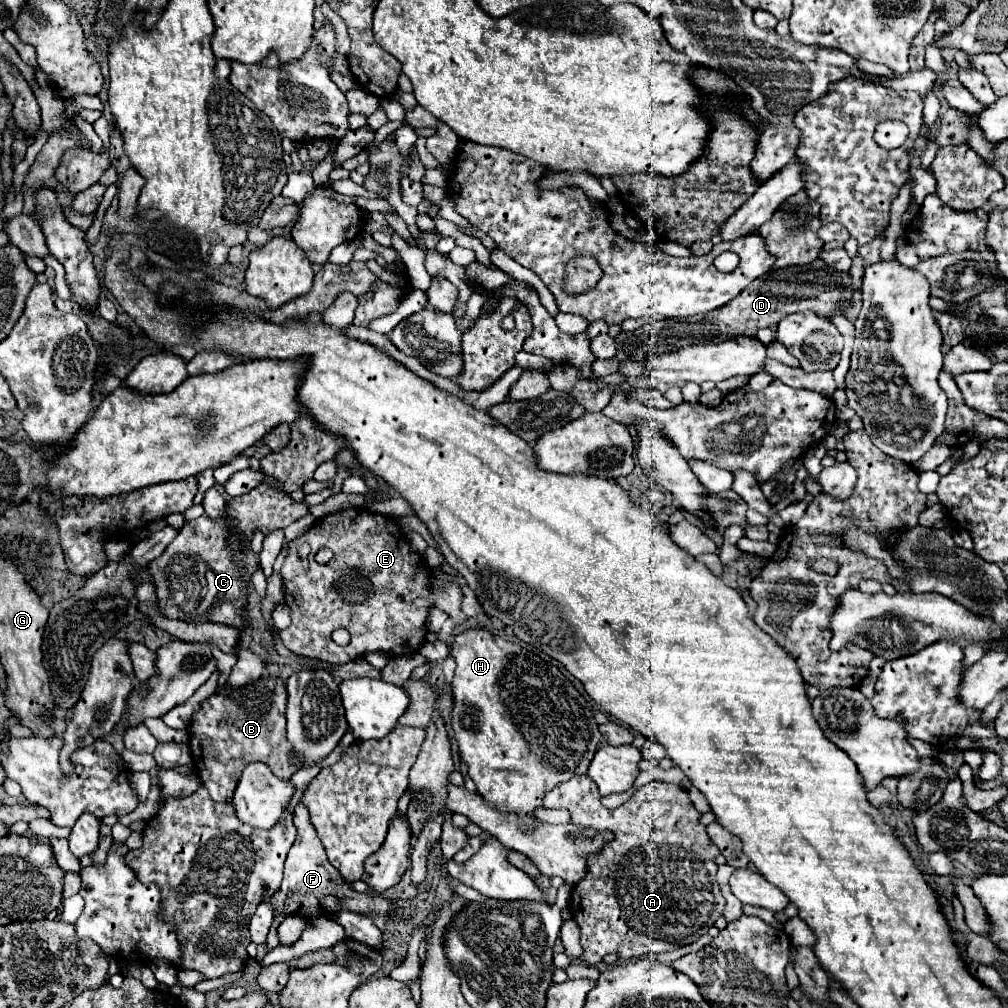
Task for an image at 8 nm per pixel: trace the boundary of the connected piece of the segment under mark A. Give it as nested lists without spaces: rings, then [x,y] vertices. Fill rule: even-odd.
[[[574,776],[546,794],[544,808],[566,808],[572,814],[572,822],[580,828],[614,832],[614,840],[608,842],[600,854],[588,856],[588,874],[572,890],[570,898],[572,916],[582,932],[580,944],[584,948],[584,962],[590,966],[602,962],[610,952],[616,952],[624,960],[672,952],[702,938],[722,916],[726,900],[716,882],[718,866],[714,862],[720,850],[708,838],[706,826],[700,824],[700,814],[692,806],[684,788],[654,780],[638,788],[626,804],[608,810],[600,802],[594,780],[588,776]]]

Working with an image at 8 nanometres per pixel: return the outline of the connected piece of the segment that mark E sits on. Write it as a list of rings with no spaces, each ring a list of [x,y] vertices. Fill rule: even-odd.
[[[348,508],[348,510],[342,510],[342,512],[328,514],[328,516],[320,518],[320,520],[316,520],[316,522],[310,526],[310,530],[306,530],[302,536],[294,538],[294,540],[290,542],[290,550],[288,550],[288,556],[286,556],[284,566],[282,566],[282,580],[284,580],[284,590],[286,590],[284,602],[286,602],[286,606],[290,608],[290,618],[292,618],[292,624],[290,624],[286,630],[280,632],[280,638],[282,638],[284,646],[286,646],[288,650],[296,652],[296,654],[302,654],[302,656],[308,656],[308,658],[316,658],[316,660],[326,660],[326,662],[332,662],[332,664],[346,664],[346,662],[352,662],[352,660],[356,660],[358,656],[362,656],[364,652],[382,652],[382,654],[386,654],[386,656],[390,656],[390,658],[416,654],[418,648],[424,644],[424,638],[426,638],[426,618],[428,618],[430,608],[440,608],[442,612],[446,612],[446,614],[454,620],[454,626],[458,626],[458,624],[462,624],[462,622],[466,620],[464,612],[460,610],[460,606],[462,606],[462,596],[464,596],[462,590],[460,590],[460,586],[458,586],[456,582],[446,582],[446,584],[442,584],[442,586],[434,586],[434,584],[432,584],[430,570],[428,570],[428,566],[424,564],[424,558],[422,558],[420,554],[416,554],[416,552],[410,548],[408,536],[398,528],[396,518],[392,518],[392,516],[382,516],[382,514],[372,514],[372,512],[362,510],[362,508]],[[320,548],[330,548],[330,550],[334,552],[334,556],[332,556],[330,562],[318,564],[318,562],[314,560],[314,556],[316,556],[316,552],[318,552]],[[336,628],[346,628],[346,630],[350,632],[352,642],[350,642],[348,646],[338,646],[338,644],[330,638],[330,634],[332,634]]]

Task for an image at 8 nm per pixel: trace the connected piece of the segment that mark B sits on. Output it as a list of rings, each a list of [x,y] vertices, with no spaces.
[[[262,676],[254,684],[244,688],[224,688],[212,694],[200,704],[200,712],[192,716],[190,722],[190,748],[194,756],[194,768],[200,776],[204,788],[208,788],[210,798],[216,802],[230,802],[240,782],[242,770],[250,762],[264,762],[278,778],[290,778],[298,768],[302,768],[300,758],[292,758],[292,744],[286,740],[286,686],[282,678]]]

